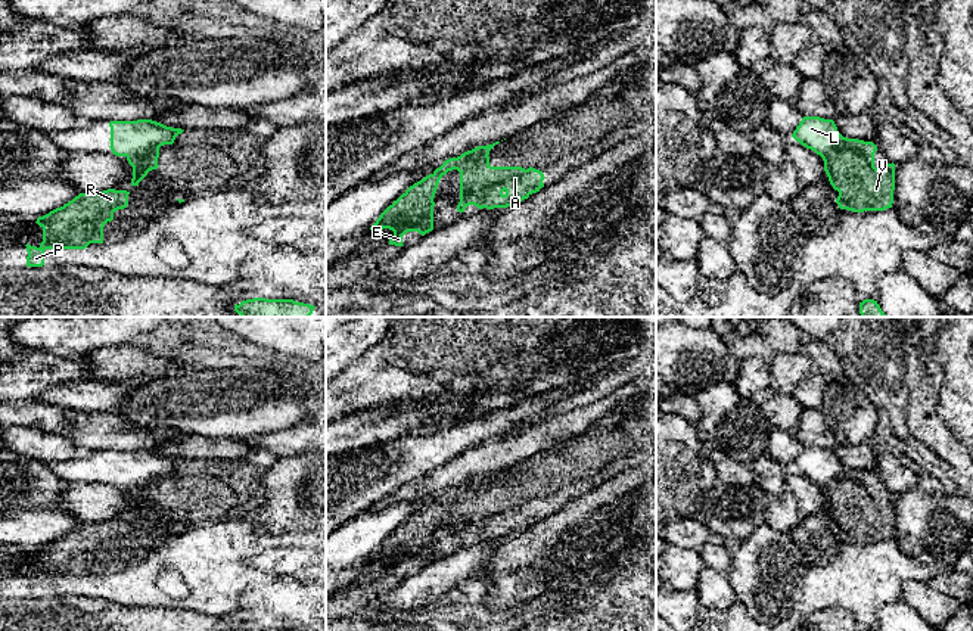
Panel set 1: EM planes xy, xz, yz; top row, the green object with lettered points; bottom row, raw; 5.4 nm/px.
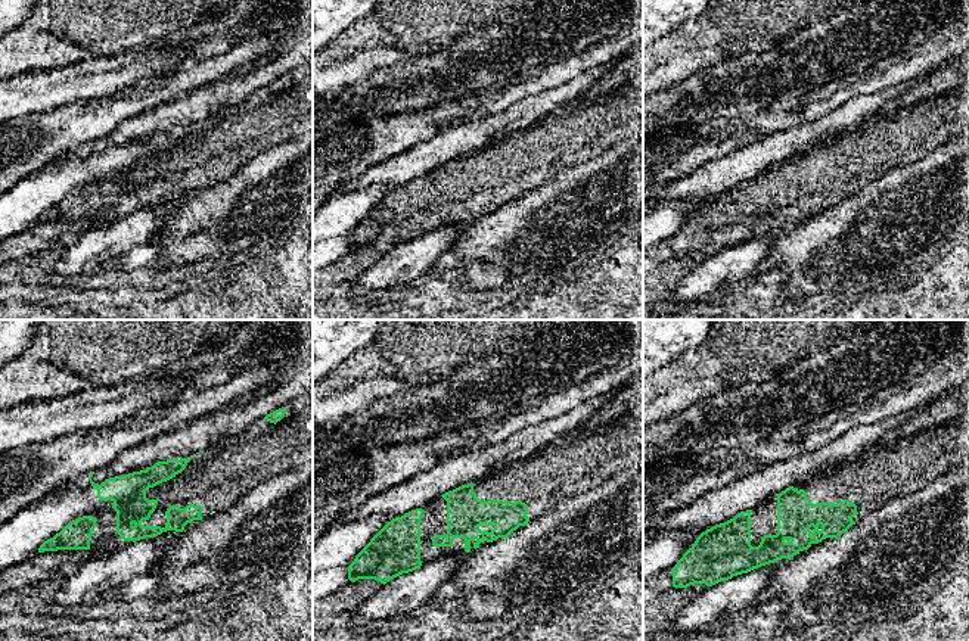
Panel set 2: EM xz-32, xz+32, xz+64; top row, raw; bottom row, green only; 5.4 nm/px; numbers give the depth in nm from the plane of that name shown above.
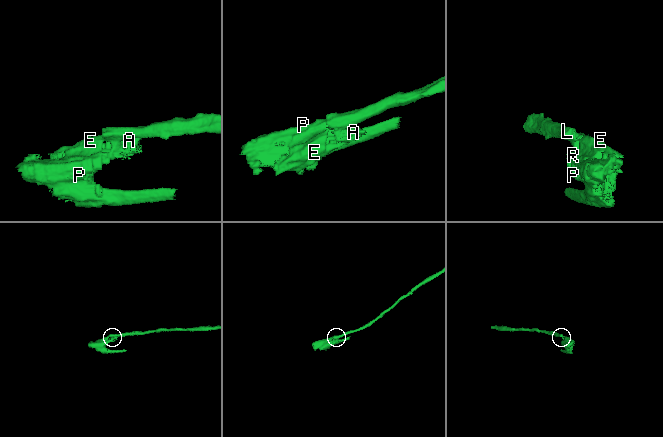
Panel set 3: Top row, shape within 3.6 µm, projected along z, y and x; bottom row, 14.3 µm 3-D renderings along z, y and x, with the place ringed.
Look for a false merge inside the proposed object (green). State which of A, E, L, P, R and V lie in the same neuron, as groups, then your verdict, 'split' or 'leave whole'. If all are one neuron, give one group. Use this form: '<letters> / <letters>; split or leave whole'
A E P R V / L; split

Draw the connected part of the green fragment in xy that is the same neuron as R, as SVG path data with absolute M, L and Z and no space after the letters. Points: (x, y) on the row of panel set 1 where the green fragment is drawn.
M108 189L99 193L80 193L72 201L49 214L38 217L37 224L43 229L40 246L27 246L27 267L43 267L46 249L86 249L90 243L103 243L103 227L114 220L114 212L128 205L127 190Z

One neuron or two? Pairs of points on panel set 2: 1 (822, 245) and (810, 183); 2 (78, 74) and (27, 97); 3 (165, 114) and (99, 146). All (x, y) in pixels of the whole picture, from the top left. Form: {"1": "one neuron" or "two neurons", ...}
{"1": "two neurons", "2": "one neuron", "3": "one neuron"}

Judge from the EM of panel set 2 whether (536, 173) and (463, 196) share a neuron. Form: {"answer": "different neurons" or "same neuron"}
{"answer": "same neuron"}

